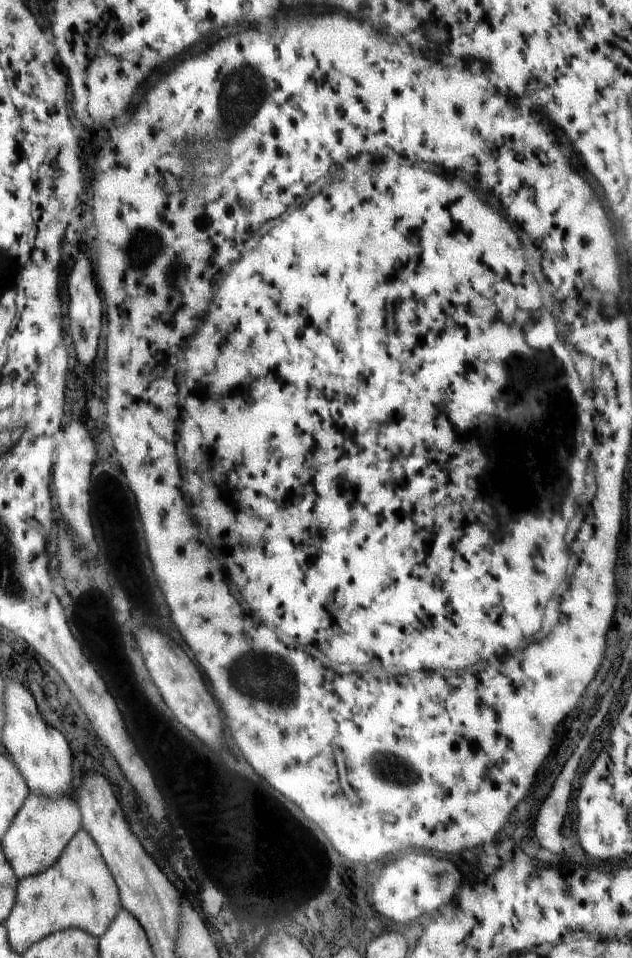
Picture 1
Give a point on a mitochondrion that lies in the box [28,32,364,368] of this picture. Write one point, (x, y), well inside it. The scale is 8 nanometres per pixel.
(229, 108)

